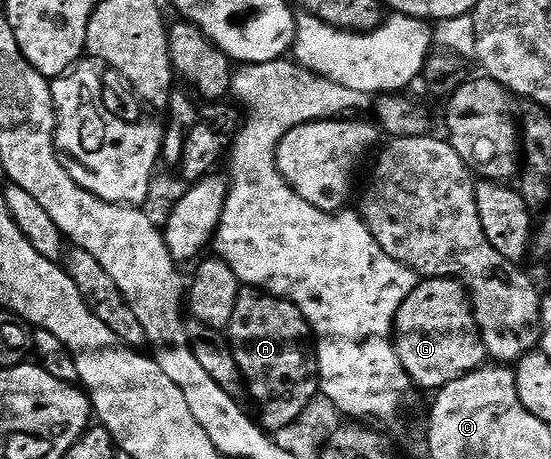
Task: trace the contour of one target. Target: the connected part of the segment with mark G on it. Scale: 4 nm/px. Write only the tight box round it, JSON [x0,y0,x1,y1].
[393,277,487,391]

